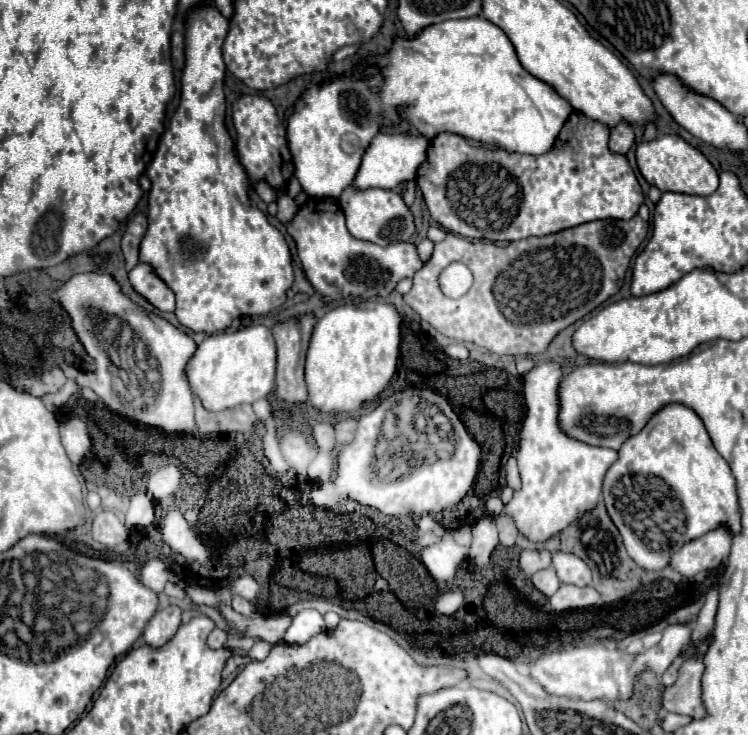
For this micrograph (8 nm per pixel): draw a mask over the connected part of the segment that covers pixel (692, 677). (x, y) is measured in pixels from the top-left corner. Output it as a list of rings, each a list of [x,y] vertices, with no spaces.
[[[690,658],[680,666],[678,680],[664,690],[662,706],[666,712],[686,714],[692,718],[702,718],[704,706],[700,702],[700,678],[704,672],[704,664],[698,658]]]

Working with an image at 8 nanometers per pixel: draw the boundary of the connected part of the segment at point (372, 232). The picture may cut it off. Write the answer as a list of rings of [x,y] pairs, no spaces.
[[[350,184],[338,200],[346,214],[346,226],[348,226],[350,234],[356,238],[386,246],[386,244],[394,244],[394,242],[408,242],[416,234],[414,214],[406,206],[404,198],[394,190],[382,190],[382,188],[360,190]]]

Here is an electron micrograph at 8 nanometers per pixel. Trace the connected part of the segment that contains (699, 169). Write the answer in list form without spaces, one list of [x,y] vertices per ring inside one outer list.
[[[658,136],[650,142],[642,142],[636,148],[636,162],[640,174],[646,178],[648,184],[656,186],[662,192],[682,192],[694,196],[710,196],[718,188],[718,172],[706,160],[702,152],[694,146],[684,142],[680,136]]]

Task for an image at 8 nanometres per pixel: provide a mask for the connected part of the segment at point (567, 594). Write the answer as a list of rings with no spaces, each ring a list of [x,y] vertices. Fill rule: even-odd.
[[[562,584],[558,588],[558,592],[550,598],[550,608],[556,614],[562,614],[566,610],[584,610],[590,606],[600,606],[600,594],[592,588],[578,588],[578,586],[570,586],[570,584]]]

